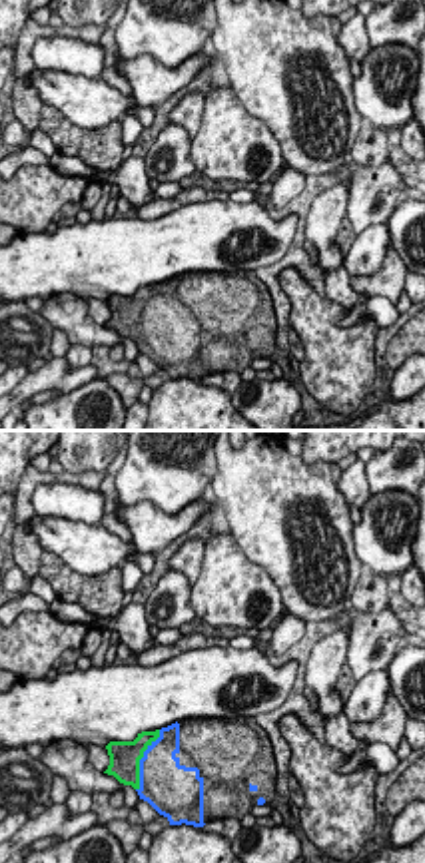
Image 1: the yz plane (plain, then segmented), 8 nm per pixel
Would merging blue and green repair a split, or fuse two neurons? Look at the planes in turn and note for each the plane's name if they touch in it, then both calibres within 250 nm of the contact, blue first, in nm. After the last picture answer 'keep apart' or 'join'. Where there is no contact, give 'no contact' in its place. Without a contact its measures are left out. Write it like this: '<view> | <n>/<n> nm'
yz | 380/260 nm

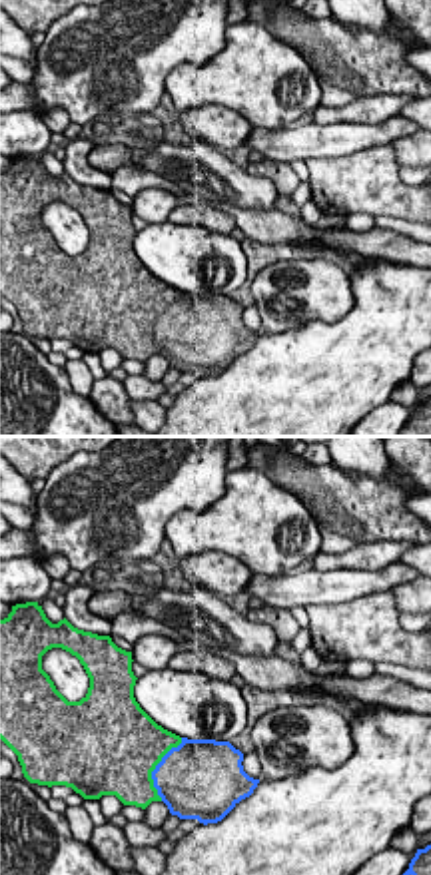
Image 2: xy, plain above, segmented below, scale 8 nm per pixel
xy | 480/480 nm

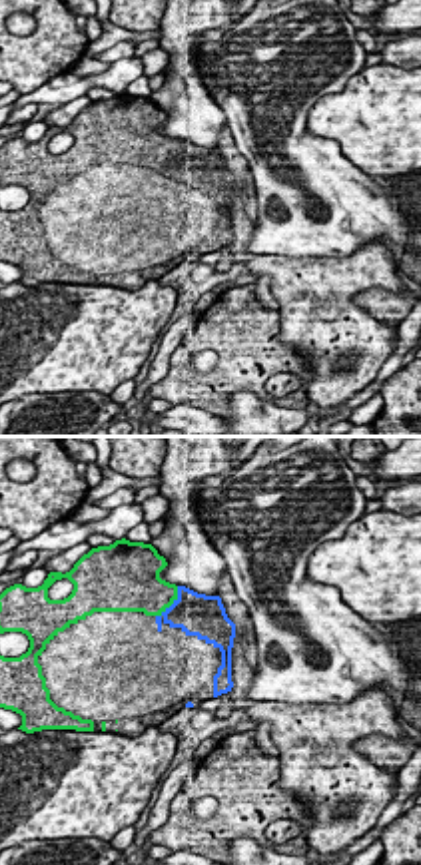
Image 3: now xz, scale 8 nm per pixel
xz | 340/320 nm

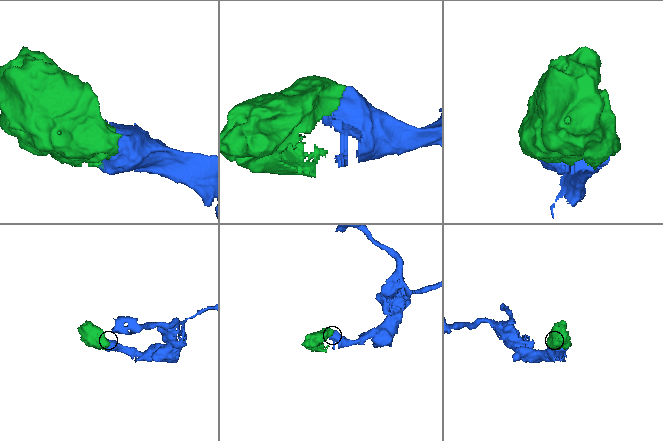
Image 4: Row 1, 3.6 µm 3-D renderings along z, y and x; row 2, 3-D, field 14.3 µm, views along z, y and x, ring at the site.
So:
join

